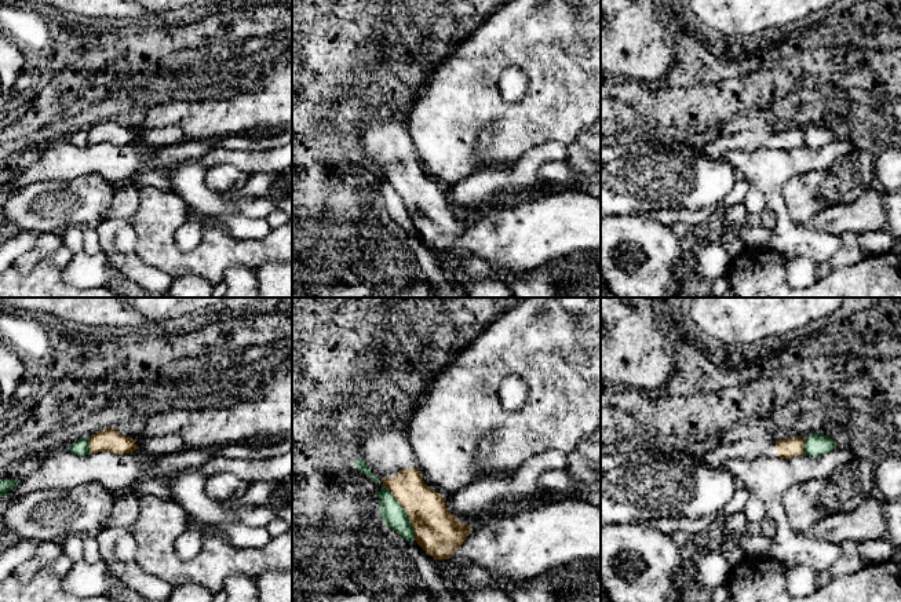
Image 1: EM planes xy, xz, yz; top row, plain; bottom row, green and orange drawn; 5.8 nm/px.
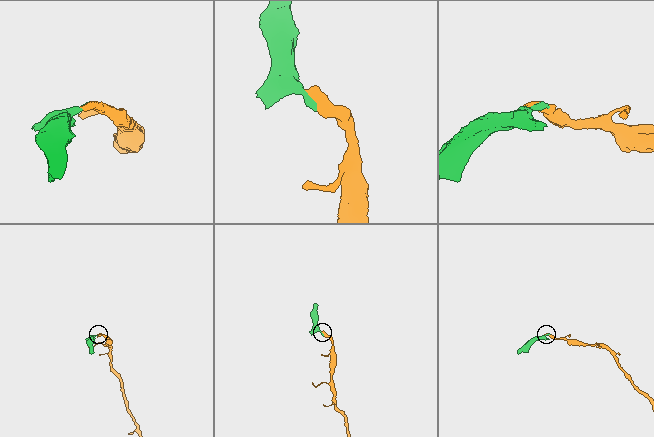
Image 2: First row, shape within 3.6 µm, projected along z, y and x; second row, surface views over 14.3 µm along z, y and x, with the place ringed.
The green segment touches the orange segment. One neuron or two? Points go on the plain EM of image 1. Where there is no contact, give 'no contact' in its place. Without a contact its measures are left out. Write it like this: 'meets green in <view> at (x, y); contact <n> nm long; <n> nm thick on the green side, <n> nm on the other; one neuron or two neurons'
meets green in xz at (398, 194); contact 280 nm long; 140 nm thick on the green side, 240 nm on the other; two neurons

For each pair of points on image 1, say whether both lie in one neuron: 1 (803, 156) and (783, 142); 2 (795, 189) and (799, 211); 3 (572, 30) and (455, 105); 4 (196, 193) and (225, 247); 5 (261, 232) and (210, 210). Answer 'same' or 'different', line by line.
1: different
2: same
3: same
4: different
5: same

